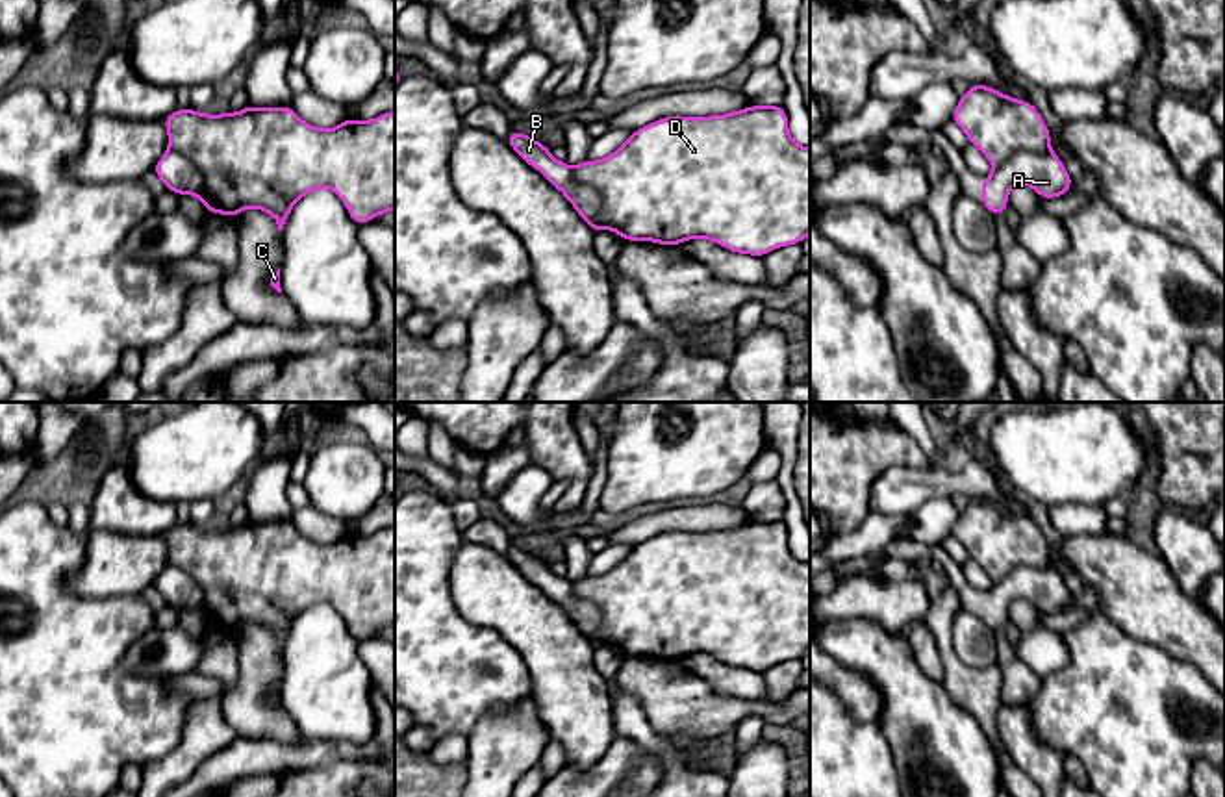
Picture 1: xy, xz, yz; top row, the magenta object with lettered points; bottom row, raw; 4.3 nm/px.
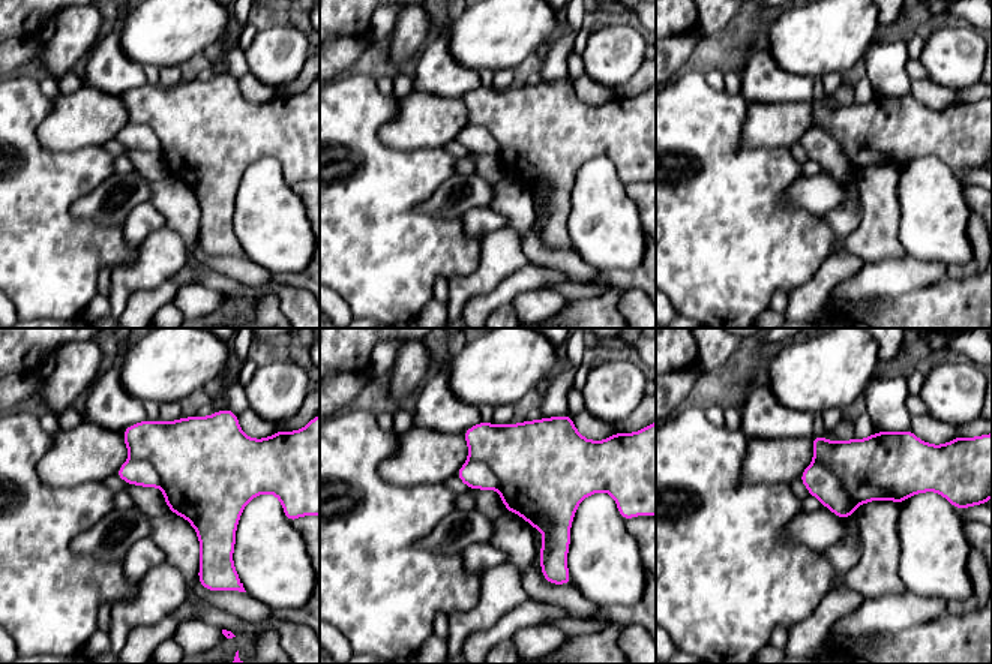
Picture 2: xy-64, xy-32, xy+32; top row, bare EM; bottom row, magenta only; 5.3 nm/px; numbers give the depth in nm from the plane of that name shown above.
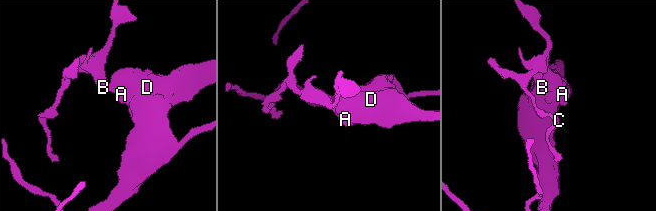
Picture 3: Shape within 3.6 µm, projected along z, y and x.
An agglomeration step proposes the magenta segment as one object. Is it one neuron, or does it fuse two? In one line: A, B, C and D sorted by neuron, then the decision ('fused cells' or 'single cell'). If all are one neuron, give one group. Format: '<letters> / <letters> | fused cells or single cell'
A B / C D | fused cells

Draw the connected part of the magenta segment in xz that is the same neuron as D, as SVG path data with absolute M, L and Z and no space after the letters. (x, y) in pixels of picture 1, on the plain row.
M784 521L658 534L634 545L608 573L573 582L573 593L600 610L599 636L623 656L673 662L701 652L764 673L810 649L810 563L791 554Z

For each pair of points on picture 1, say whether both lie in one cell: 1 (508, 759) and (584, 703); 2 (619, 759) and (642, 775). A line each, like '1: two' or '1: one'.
1: two
2: one

